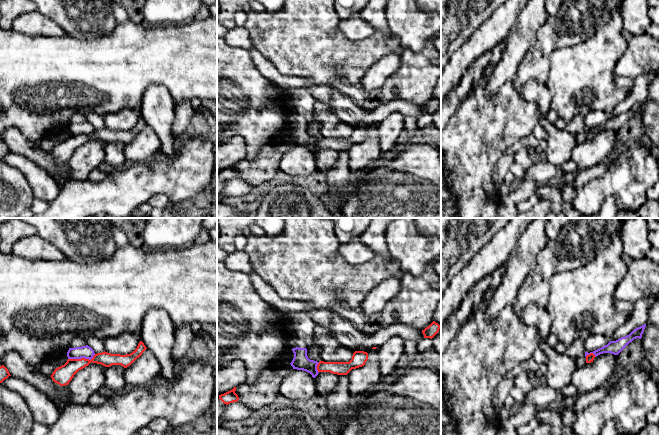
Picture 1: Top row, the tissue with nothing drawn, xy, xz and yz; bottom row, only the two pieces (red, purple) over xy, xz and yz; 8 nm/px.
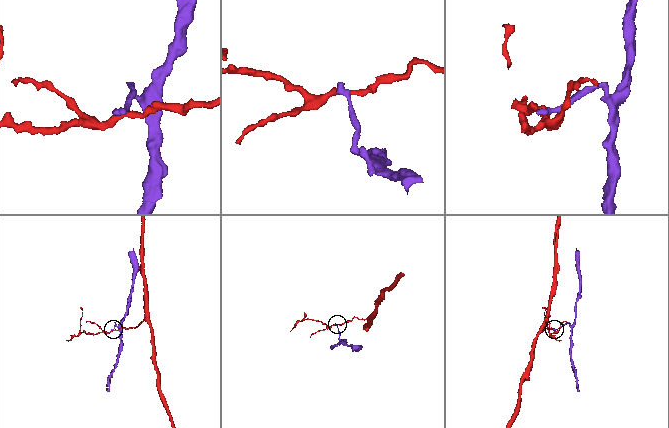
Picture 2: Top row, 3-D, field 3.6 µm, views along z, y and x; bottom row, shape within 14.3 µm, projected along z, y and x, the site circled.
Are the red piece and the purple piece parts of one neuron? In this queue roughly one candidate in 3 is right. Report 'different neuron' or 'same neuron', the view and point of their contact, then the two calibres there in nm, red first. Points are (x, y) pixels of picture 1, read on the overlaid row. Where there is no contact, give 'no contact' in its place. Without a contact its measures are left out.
different neuron; meets red in xy at (81, 358); 150 nm thick on the red side, 100 nm on the other

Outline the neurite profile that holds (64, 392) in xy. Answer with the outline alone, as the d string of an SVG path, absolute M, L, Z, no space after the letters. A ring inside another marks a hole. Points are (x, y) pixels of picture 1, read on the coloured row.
M68 385L60 386L58 390L60 394L60 404L67 407L70 403L70 391Z

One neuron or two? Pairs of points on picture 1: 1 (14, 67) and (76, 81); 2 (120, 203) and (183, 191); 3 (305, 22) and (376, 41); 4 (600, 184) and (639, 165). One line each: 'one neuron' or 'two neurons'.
1: one neuron
2: one neuron
3: one neuron
4: one neuron

